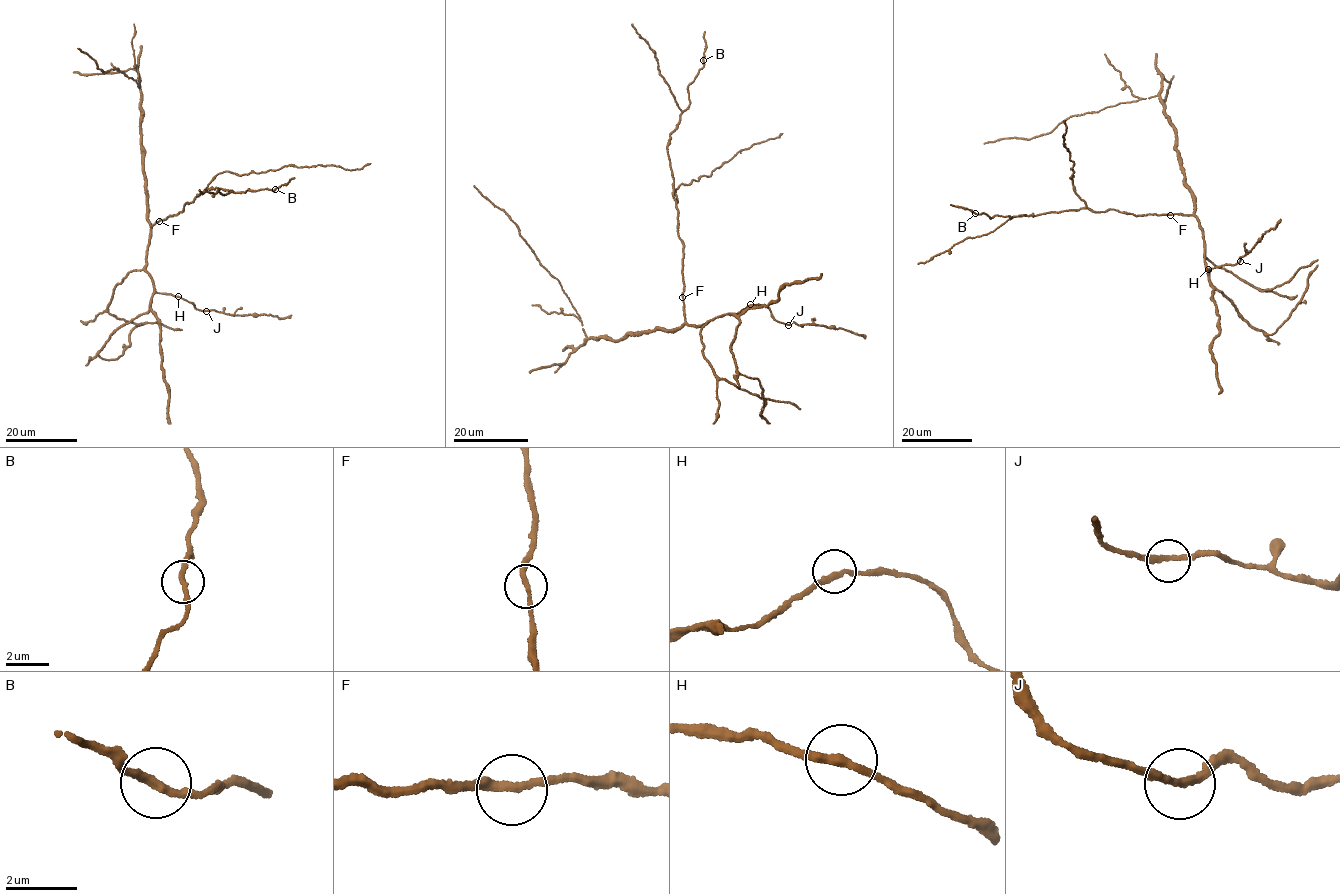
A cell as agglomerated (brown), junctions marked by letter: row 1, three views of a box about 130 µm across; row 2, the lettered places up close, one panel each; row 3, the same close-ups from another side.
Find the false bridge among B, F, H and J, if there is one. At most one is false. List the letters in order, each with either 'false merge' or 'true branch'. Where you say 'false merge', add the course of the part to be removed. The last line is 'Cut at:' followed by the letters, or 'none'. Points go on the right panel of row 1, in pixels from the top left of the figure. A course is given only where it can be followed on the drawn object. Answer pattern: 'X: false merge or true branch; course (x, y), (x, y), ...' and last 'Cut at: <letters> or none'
B: true branch
F: true branch
H: true branch
J: true branch
Cut at: none

